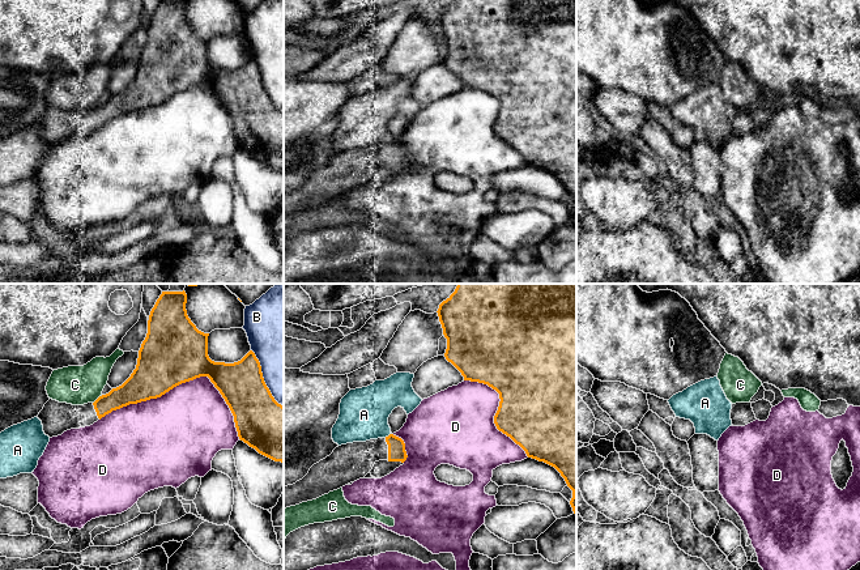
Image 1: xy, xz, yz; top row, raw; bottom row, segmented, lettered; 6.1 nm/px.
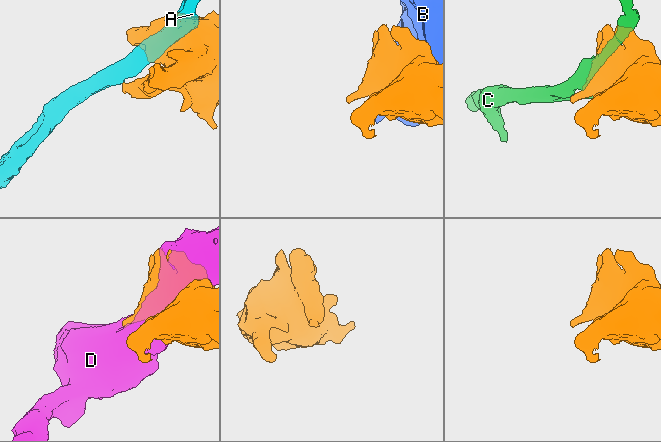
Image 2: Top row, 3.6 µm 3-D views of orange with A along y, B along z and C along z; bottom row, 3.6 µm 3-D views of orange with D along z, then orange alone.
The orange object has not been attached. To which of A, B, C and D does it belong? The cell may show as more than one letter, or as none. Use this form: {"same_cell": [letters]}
{"same_cell": []}

